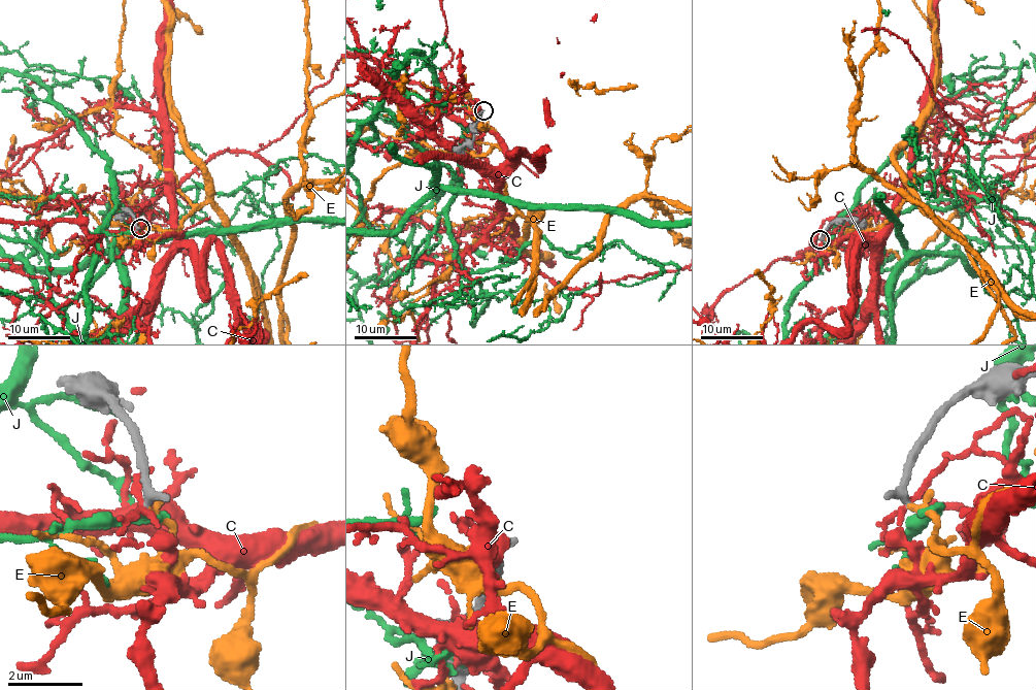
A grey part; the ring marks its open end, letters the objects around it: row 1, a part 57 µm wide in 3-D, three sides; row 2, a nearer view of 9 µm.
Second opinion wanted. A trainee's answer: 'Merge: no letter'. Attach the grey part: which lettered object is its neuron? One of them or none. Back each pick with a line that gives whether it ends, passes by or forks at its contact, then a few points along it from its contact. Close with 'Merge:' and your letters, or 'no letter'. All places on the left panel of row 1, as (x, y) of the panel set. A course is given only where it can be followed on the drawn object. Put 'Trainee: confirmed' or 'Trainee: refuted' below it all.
Merge: no letter
Trainee: confirmed

